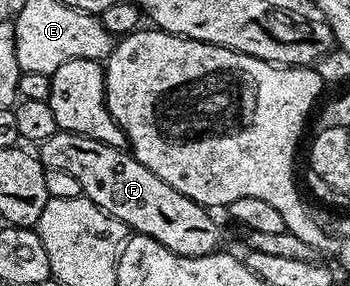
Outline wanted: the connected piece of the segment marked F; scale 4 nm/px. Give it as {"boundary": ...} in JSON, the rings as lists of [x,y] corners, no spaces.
{"boundary":[[[57,129],[54,137],[46,137],[46,141],[42,141],[38,145],[38,158],[48,171],[78,177],[78,185],[83,198],[94,201],[94,205],[98,205],[103,211],[125,223],[129,232],[154,237],[154,241],[166,245],[166,249],[179,255],[211,255],[221,246],[220,227],[212,220],[213,212],[190,197],[178,193],[178,189],[166,185],[166,181],[162,181],[162,177],[150,173],[150,169],[146,169],[146,165],[142,165],[142,161],[134,158],[131,150],[106,145],[102,141],[94,141],[94,137],[82,137],[78,133]]]}

